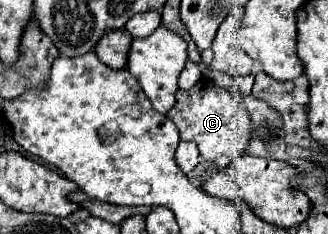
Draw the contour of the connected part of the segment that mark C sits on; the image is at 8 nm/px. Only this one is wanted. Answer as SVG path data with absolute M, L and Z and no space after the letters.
M202 77L190 91L178 89L174 107L166 113L176 123L182 141L194 141L204 161L214 161L220 155L244 153L250 141L250 115L242 101L236 101L228 89L214 85L214 81Z

